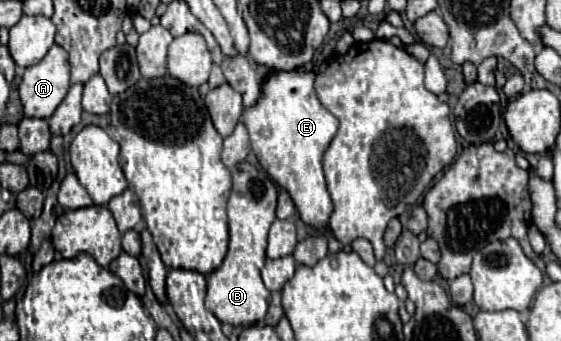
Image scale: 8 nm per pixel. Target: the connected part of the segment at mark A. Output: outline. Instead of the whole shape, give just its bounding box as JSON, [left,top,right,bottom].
[18,44,70,120]

